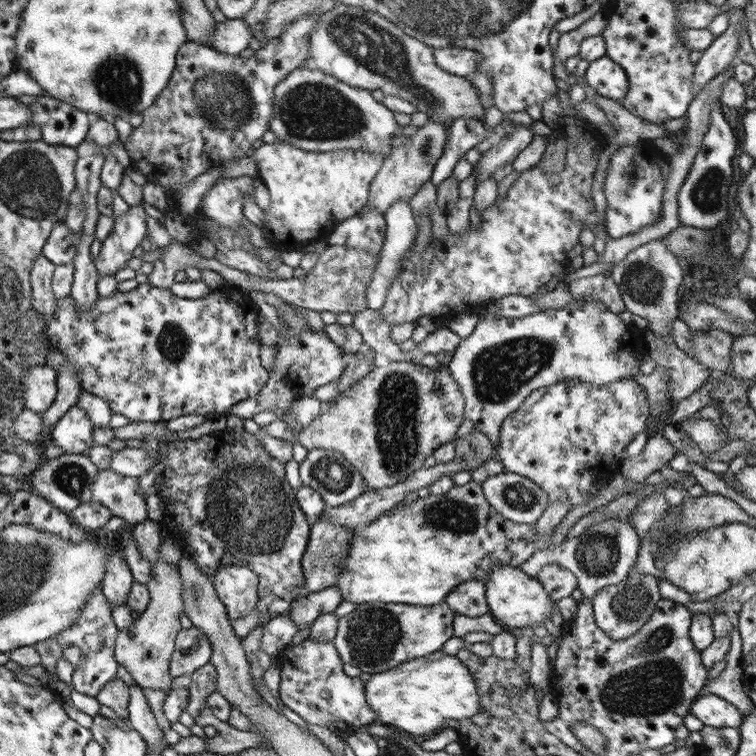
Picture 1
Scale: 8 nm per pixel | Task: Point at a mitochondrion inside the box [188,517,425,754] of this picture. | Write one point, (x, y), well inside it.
(373, 635)

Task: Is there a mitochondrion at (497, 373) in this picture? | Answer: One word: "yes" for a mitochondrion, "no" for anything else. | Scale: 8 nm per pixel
yes

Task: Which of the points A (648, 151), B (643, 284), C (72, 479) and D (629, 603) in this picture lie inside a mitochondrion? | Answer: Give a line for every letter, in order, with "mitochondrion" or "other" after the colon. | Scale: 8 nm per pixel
A: other
B: mitochondrion
C: mitochondrion
D: mitochondrion

